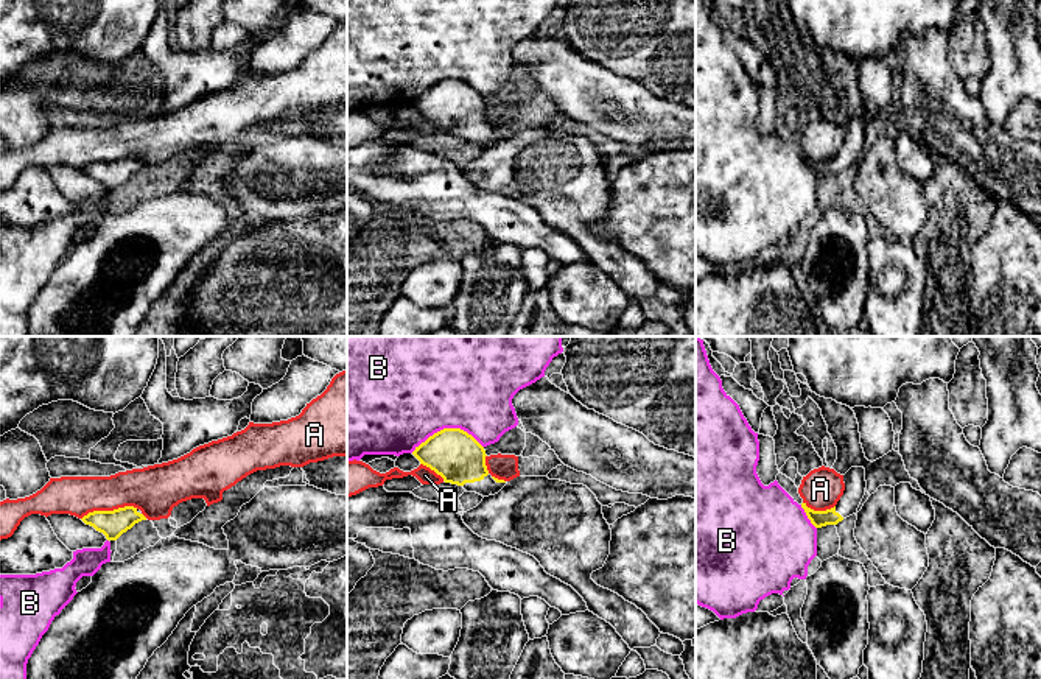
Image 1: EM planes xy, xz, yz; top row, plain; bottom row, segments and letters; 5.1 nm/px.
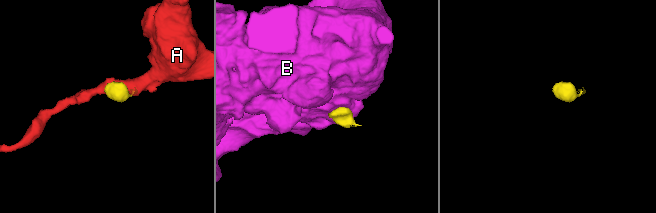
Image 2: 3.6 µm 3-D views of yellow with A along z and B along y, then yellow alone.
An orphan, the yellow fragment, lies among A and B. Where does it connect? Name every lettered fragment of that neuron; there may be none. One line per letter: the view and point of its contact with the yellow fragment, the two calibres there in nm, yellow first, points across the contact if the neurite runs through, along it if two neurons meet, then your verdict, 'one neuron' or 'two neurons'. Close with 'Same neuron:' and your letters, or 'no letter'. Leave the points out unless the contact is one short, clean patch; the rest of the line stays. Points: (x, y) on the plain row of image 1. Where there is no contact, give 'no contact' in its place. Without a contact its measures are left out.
A: xy (109, 162) | 140/240 nm | two neurons
B: xz (447, 80) | 260/460 nm | two neurons
Same neuron: no letter

